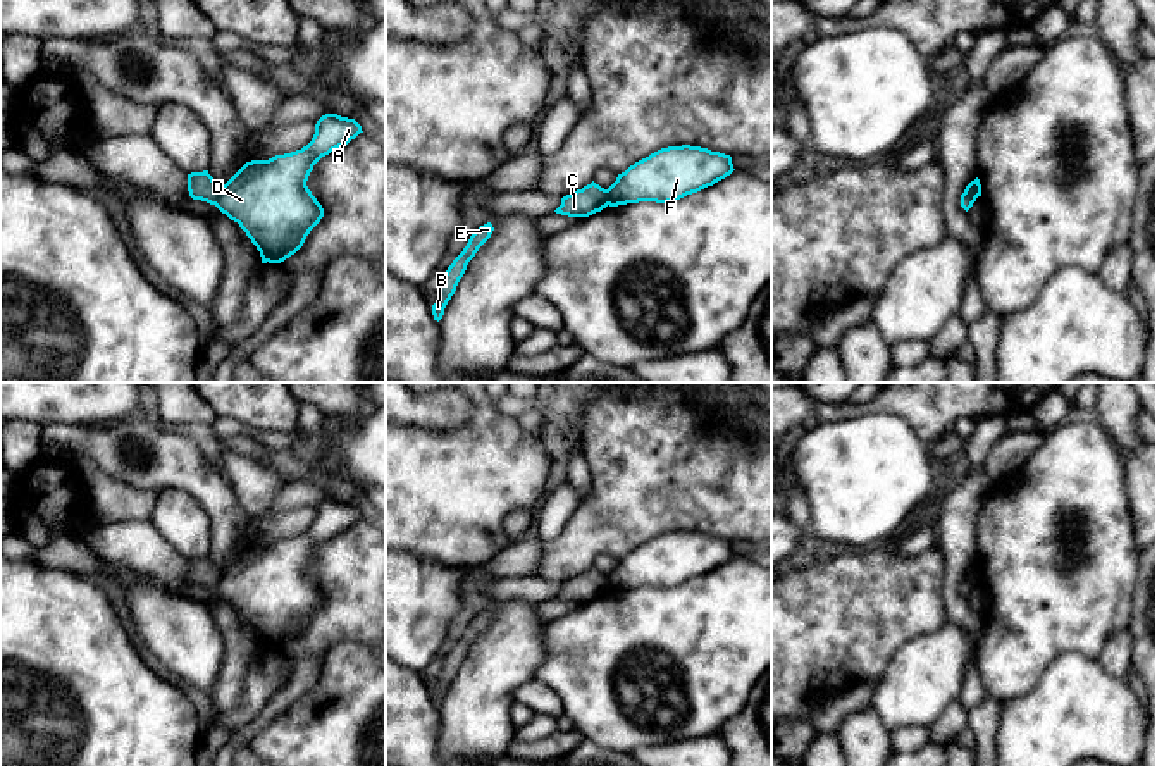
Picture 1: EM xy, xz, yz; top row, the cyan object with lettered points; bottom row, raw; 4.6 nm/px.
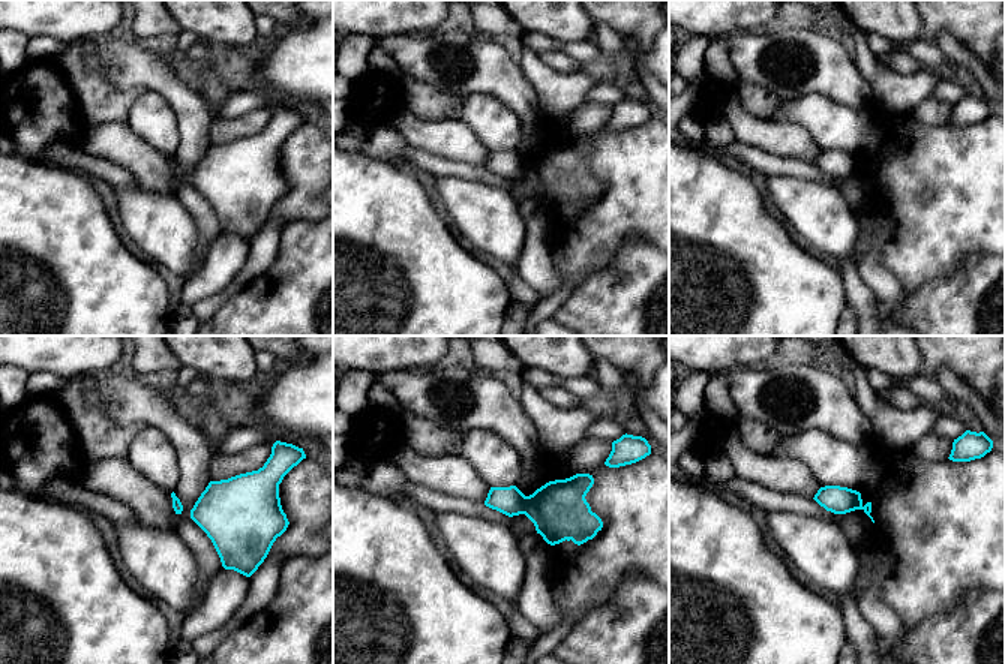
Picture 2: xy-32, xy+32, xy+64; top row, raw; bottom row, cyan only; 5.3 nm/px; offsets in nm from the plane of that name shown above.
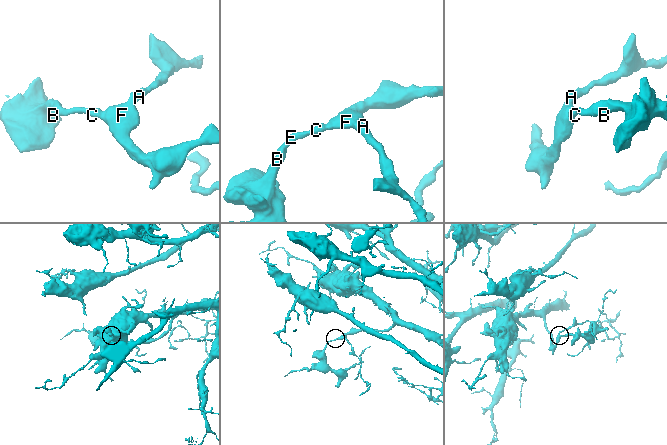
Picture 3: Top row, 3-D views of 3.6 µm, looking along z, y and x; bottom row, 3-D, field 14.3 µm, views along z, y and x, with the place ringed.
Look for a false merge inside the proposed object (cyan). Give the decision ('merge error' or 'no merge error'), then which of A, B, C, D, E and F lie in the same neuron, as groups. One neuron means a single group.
merge error; A D F / B C E

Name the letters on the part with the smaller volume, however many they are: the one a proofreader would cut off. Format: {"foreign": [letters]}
{"foreign": ["B", "C", "E"]}

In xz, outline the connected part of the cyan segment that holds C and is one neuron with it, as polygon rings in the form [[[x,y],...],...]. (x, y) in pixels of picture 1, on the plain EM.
[[[594,567],[575,579],[561,584],[561,591],[554,596],[556,599],[568,603],[589,603],[608,592],[606,575]]]

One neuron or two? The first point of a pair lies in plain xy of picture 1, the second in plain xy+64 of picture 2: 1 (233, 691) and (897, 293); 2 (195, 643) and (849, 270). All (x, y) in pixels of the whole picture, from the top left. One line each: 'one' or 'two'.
1: one
2: two

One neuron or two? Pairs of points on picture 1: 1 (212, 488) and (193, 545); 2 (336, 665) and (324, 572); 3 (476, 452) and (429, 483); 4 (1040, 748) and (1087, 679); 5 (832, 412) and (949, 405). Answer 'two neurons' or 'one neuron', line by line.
1: two neurons
2: two neurons
3: one neuron
4: one neuron
5: one neuron

